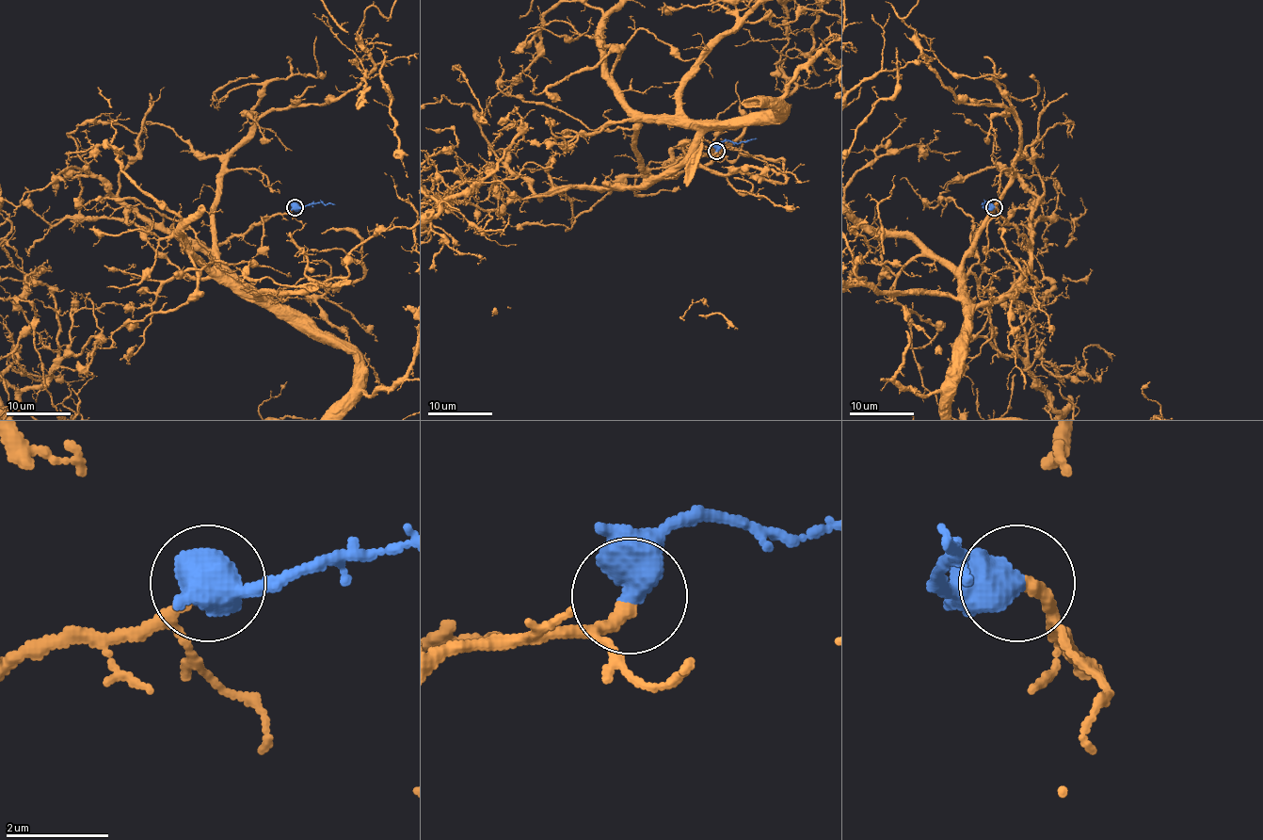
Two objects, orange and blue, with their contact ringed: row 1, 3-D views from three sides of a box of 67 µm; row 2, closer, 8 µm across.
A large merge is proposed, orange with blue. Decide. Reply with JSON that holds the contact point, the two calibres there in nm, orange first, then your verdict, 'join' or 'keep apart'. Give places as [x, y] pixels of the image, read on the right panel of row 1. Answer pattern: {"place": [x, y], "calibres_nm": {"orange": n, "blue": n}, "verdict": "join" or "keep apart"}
{"place": [994, 207], "calibres_nm": {"orange": 280, "blue": 650}, "verdict": "join"}

